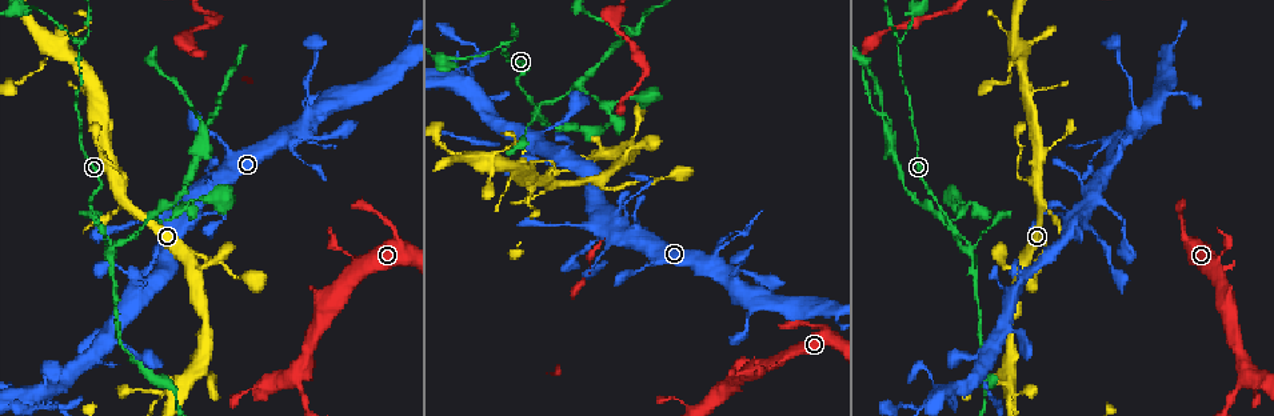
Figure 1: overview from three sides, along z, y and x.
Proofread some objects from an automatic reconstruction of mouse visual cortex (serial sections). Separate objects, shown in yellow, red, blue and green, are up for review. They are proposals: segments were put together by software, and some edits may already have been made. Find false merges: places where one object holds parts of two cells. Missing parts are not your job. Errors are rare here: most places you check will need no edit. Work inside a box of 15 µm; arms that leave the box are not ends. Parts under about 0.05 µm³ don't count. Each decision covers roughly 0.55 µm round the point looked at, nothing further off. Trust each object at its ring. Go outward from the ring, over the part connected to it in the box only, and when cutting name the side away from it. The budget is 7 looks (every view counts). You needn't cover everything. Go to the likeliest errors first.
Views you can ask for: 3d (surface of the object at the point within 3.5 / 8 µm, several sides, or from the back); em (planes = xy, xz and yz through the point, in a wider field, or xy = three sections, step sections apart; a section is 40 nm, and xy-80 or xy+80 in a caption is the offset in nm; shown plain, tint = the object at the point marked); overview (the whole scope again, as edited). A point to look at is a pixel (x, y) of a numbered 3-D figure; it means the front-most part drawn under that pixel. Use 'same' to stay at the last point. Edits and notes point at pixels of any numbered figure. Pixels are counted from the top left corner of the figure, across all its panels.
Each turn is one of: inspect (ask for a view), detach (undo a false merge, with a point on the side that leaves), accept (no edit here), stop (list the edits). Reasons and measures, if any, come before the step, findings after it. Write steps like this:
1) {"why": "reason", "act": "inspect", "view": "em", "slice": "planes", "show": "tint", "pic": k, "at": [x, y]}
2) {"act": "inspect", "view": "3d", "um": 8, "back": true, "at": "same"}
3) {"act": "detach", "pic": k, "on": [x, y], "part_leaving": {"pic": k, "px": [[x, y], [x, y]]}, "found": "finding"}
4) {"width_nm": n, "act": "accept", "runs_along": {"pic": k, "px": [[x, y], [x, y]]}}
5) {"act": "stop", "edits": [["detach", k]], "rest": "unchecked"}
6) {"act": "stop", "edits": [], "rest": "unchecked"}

{"why": "a narrow waist", "act": "inspect", "view": "3d", "um": 3.5, "pic": 1, "at": [507, 41]}

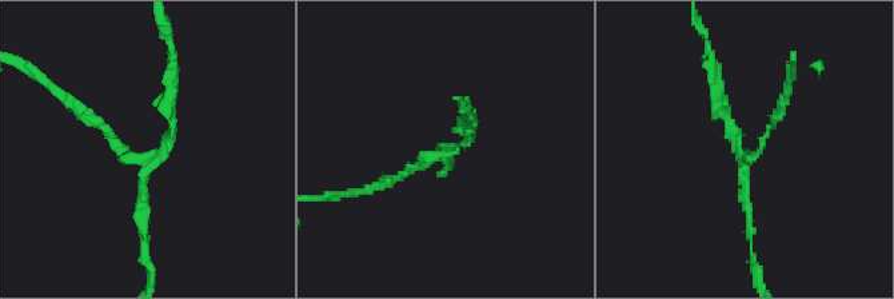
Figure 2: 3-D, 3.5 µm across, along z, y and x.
{"act": "inspect", "view": "em", "slice": "planes", "show": "tint", "pic": 2, "at": [144, 168]}

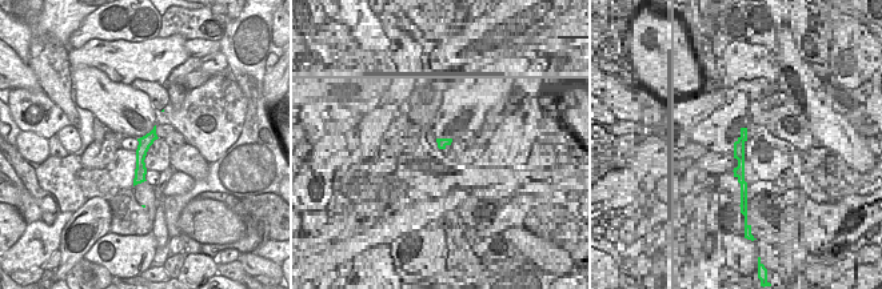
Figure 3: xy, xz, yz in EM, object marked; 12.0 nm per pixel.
{"why": "another direction", "act": "inspect", "view": "em", "slice": "xy", "step": 5, "show": "tint", "at": "same"}

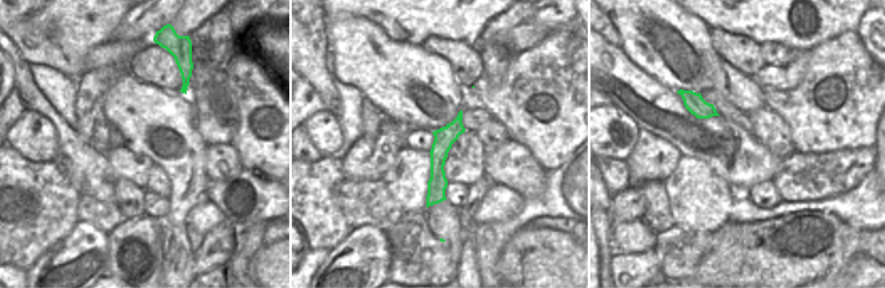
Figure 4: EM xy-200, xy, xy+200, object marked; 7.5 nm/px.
{"act": "detach", "pic": 2, "on": [407, 168], "part_leaving": {"pic": 2, "px": [[439, 152], [402, 176], [344, 194]]}, "found": "a second cell is stuck on"}

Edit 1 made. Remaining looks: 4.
{"why": "thick turns thin", "act": "inspect", "view": "3d", "um": 3.5, "pic": 1, "at": [1038, 187]}

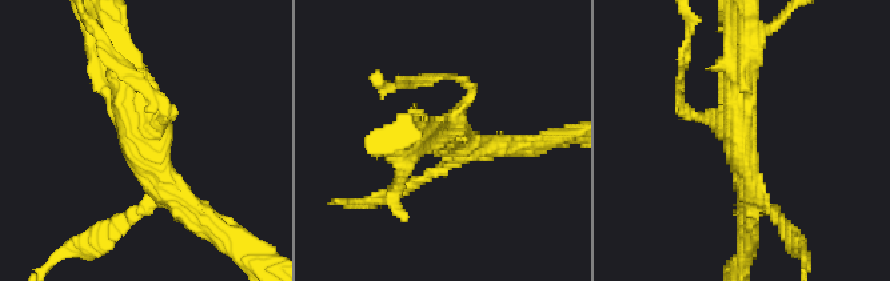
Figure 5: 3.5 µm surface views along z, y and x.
{"arms": 3, "arm_widths_nm": [150, 250, 400], "act": "accept", "runs_along": {"pic": 5, "px": [[200, 211], [135, 137], [119, 63]]}, "found": "one cell here"}

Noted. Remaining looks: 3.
{"act": "inspect", "view": "3d", "um": 3.5, "pic": 1, "at": [483, 160]}

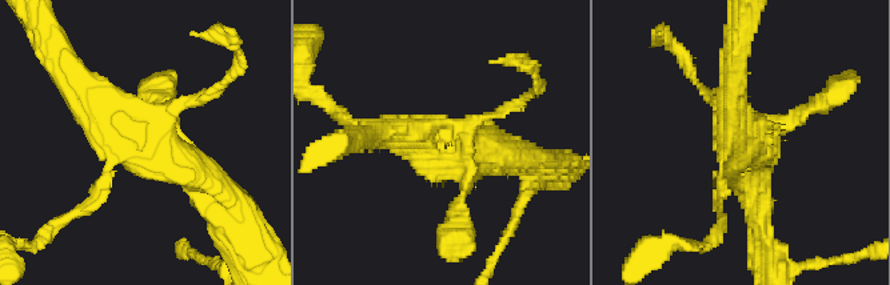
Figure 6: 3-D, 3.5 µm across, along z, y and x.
{"why": "need the tissue", "act": "inspect", "view": "em", "slice": "xy", "step": 1, "show": "tint", "pic": 6, "at": [138, 143]}

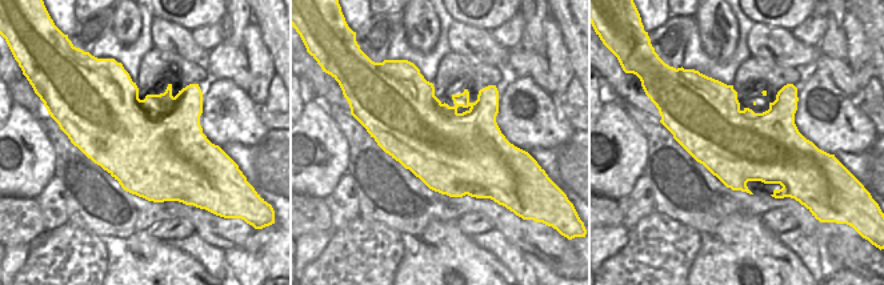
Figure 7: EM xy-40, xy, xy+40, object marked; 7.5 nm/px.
{"act": "accept", "runs_along": {"pic": 6, "px": [[220, 207], [90, 96]]}, "found": "continuous, no second cell"}

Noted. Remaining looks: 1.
{"act": "stop", "edits": [["detach", 2]], "rest": "unchecked"}

